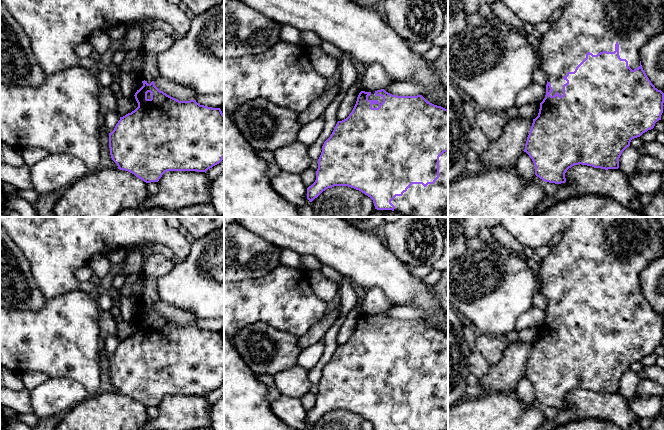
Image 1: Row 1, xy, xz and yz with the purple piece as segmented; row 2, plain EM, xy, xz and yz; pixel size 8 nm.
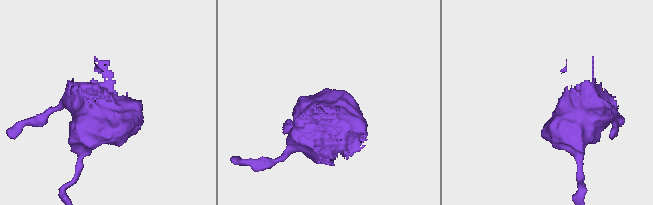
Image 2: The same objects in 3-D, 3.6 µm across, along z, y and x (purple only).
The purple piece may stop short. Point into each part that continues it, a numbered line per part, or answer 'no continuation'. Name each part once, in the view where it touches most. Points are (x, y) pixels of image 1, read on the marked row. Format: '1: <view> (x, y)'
1: yz (594, 26)

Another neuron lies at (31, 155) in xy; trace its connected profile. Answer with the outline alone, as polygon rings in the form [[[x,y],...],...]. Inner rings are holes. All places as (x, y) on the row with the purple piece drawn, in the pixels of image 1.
[[[26,147],[23,148],[21,152],[24,163],[29,167],[31,167],[32,165],[39,162],[50,154],[47,150],[37,147]]]

